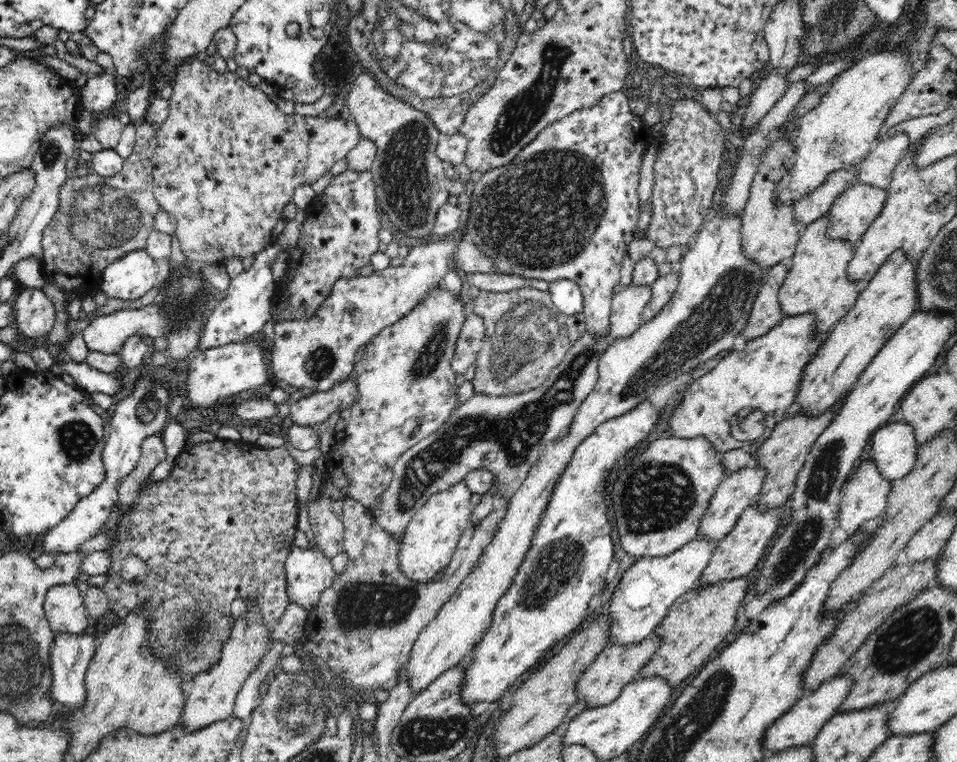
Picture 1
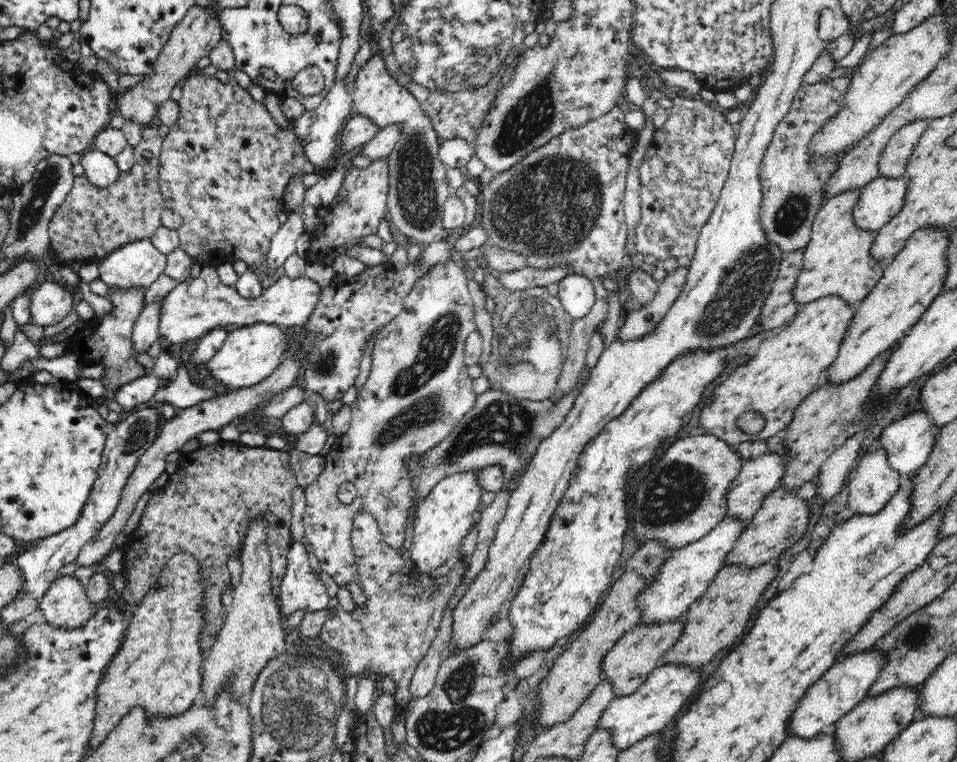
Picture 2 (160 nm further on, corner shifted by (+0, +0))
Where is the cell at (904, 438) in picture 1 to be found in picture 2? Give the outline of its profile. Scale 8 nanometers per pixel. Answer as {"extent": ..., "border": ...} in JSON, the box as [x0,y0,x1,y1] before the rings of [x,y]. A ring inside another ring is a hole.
{"extent":[877,407,940,476],"border":[[[915,407],[906,418],[894,421],[880,432],[877,445],[882,446],[887,452],[888,464],[891,464],[891,467],[895,468],[901,476],[908,476],[916,474],[919,468],[925,466],[936,444],[939,430],[940,426],[933,423],[931,416],[925,410]]]}

